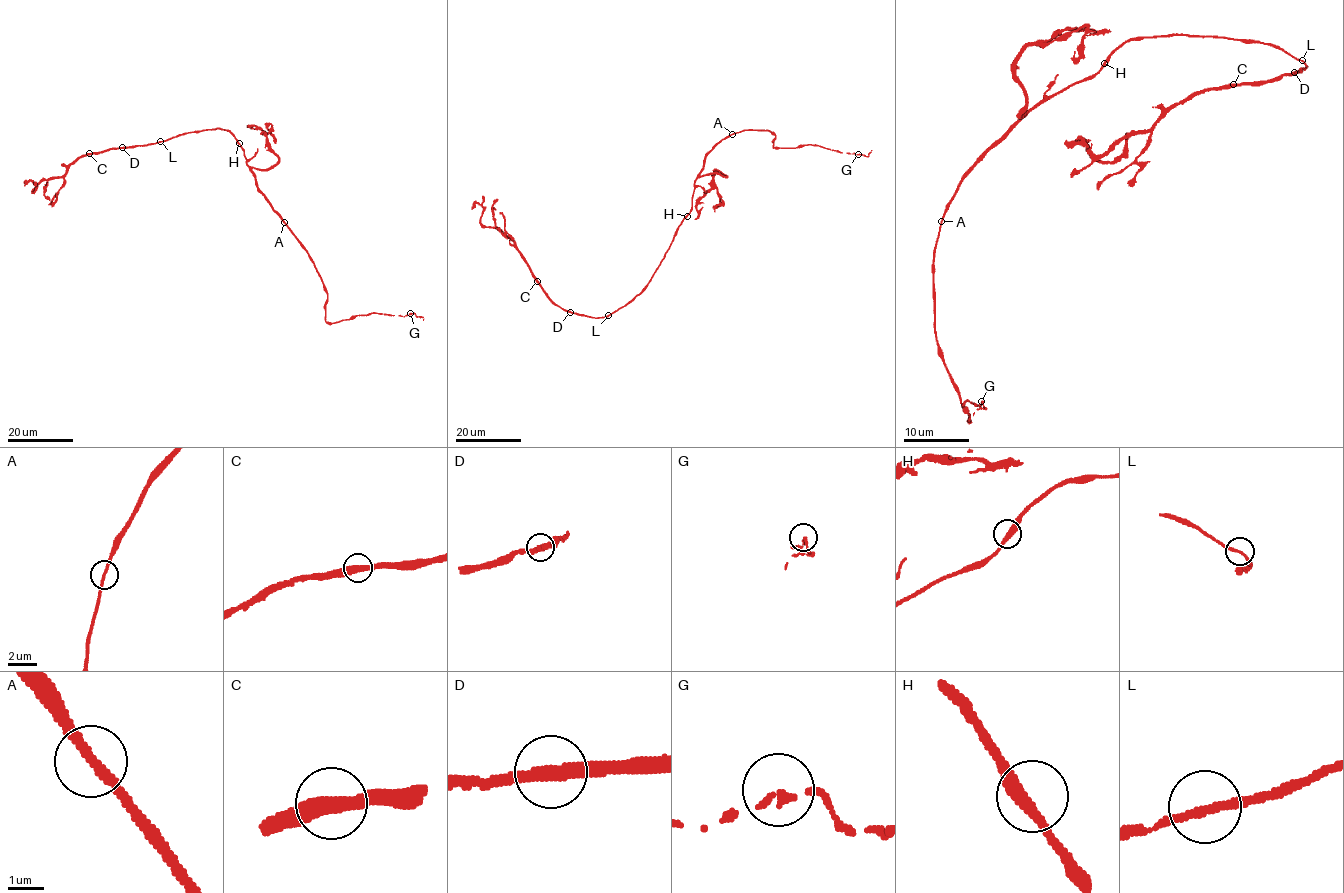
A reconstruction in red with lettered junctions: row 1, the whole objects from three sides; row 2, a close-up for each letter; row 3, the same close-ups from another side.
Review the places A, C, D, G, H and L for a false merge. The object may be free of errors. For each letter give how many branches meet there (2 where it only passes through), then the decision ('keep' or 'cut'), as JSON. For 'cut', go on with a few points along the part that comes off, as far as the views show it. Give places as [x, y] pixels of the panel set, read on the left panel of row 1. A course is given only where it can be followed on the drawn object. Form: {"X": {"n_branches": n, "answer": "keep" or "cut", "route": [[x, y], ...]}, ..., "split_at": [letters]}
{"A": {"n_branches": 2, "answer": "keep"}, "C": {"n_branches": 2, "answer": "keep"}, "D": {"n_branches": 2, "answer": "keep"}, "G": {"n_branches": 2, "answer": "keep"}, "H": {"n_branches": 2, "answer": "keep"}, "L": {"n_branches": 2, "answer": "keep"}, "split_at": []}

